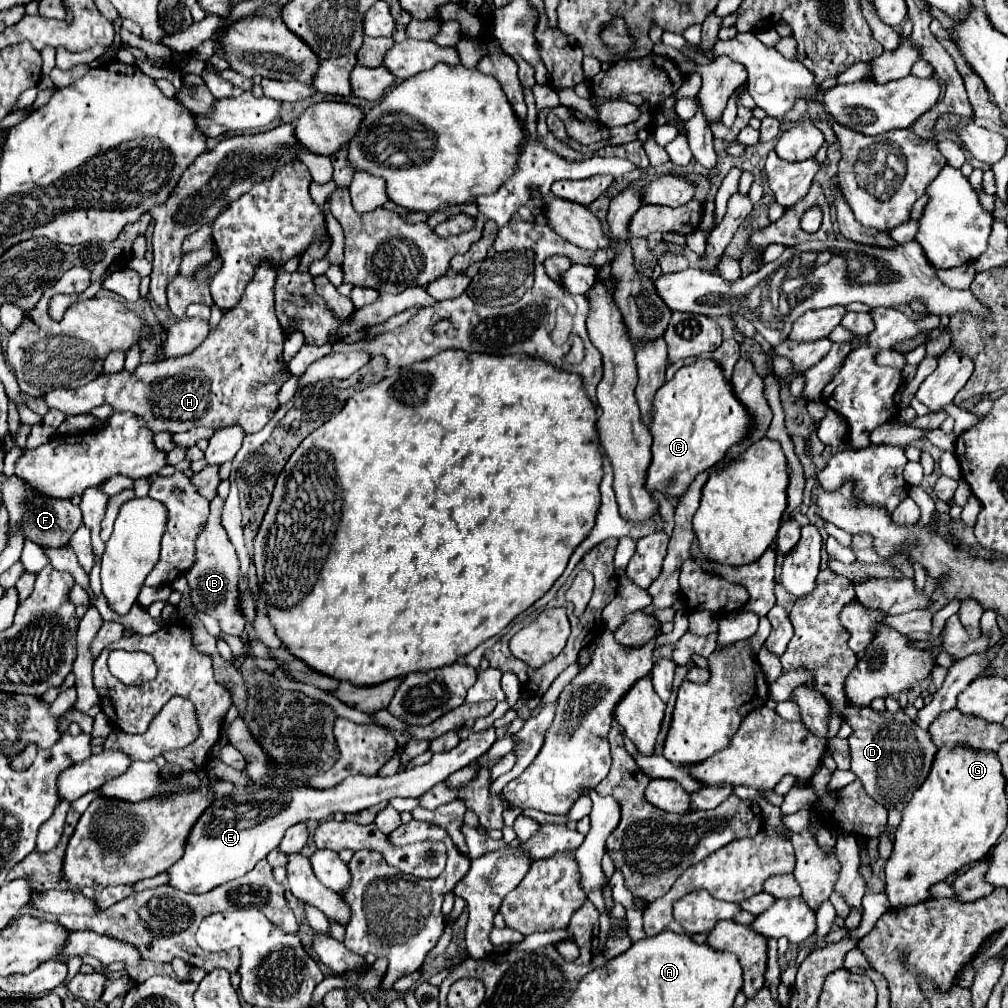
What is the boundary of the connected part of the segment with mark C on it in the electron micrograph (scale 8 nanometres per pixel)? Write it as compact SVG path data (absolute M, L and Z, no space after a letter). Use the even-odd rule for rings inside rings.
M697 360L679 368L655 394L655 414L649 426L653 434L653 460L647 472L647 488L681 496L697 474L719 464L733 446L749 438L753 428L751 412L737 398L717 360Z

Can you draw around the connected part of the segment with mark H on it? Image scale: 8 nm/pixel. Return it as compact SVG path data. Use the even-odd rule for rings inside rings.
M267 264L259 266L259 270L255 272L255 278L247 286L241 302L221 318L219 326L191 354L185 354L185 356L179 356L173 360L141 364L135 372L121 370L117 374L99 376L81 388L59 388L59 390L53 390L53 392L41 396L41 400L49 408L57 408L67 416L69 414L85 414L101 404L111 404L115 410L129 410L133 414L139 414L141 418L145 418L147 426L151 426L153 432L169 430L175 434L175 432L185 432L185 430L191 430L197 426L213 426L215 430L219 430L219 428L231 426L231 424L243 426L243 430L247 434L259 432L273 418L275 410L279 408L277 394L279 394L279 388L283 386L283 382L287 382L287 378L289 378L289 374L281 374L283 362L279 362L279 358L283 354L285 338L283 338L279 320L277 320L275 308L273 308L273 286L275 286L275 268L271 268Z

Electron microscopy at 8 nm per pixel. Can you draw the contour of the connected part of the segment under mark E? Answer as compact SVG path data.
M489 726L483 732L473 732L469 738L461 740L459 746L455 746L453 750L433 754L431 762L415 766L413 770L397 772L387 778L351 776L345 778L345 782L341 782L339 786L327 790L315 790L305 786L293 790L259 788L241 794L233 792L231 796L221 796L203 812L203 816L195 824L195 830L191 830L191 838L187 840L187 850L183 858L169 870L169 884L183 892L193 892L193 894L209 892L215 886L253 870L253 866L259 860L263 860L271 850L279 846L289 826L307 820L325 820L335 812L343 814L361 812L379 802L389 802L395 796L419 798L435 784L443 782L449 774L485 754L493 742L495 742L495 726Z

